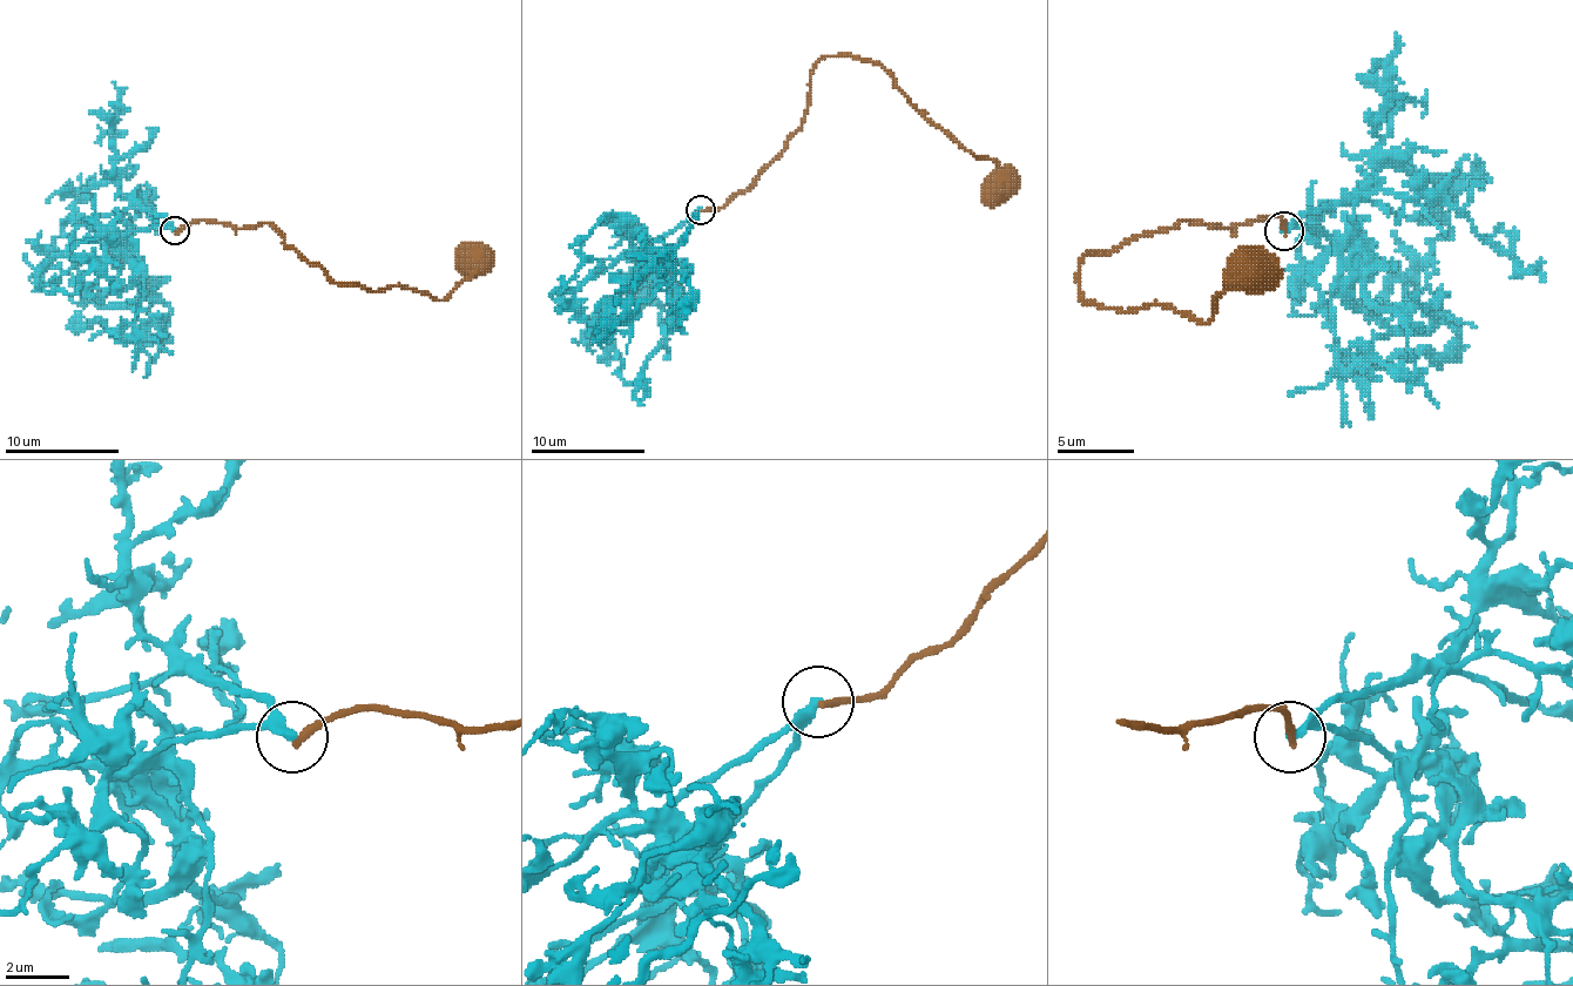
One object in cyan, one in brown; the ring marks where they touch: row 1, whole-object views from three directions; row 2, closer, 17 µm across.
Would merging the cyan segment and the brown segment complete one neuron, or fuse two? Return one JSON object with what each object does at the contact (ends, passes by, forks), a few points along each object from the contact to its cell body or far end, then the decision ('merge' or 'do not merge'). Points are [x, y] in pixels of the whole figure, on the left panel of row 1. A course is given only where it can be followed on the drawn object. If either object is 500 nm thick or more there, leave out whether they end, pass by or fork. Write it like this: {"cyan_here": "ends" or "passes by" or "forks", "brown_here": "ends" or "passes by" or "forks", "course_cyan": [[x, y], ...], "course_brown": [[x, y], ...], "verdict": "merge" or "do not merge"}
{"cyan_here": "ends", "brown_here": "ends", "course_cyan": [[175, 231], [163, 217], [137, 208], [147, 200], [147, 206], [113, 245], [107, 237], [92, 231], [98, 237]], "course_brown": [[175, 231], [201, 220], [270, 222], [336, 283], [444, 299], [473, 259]], "verdict": "do not merge"}

